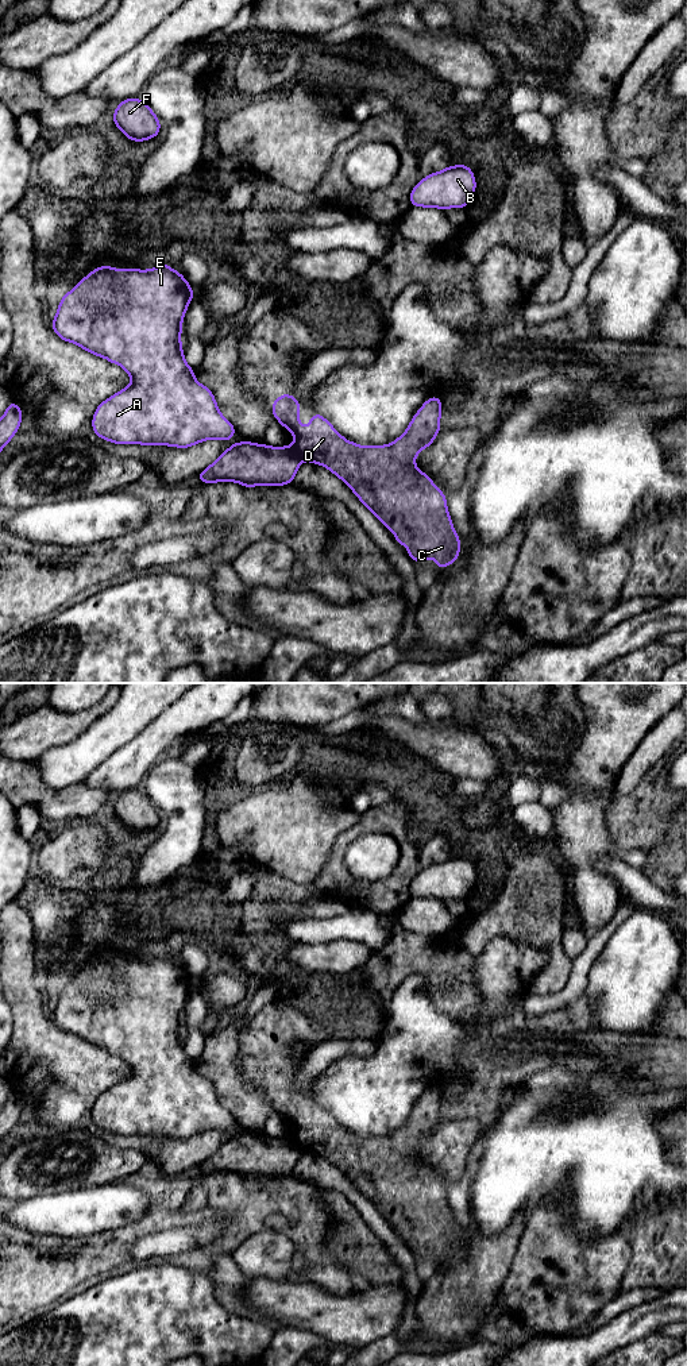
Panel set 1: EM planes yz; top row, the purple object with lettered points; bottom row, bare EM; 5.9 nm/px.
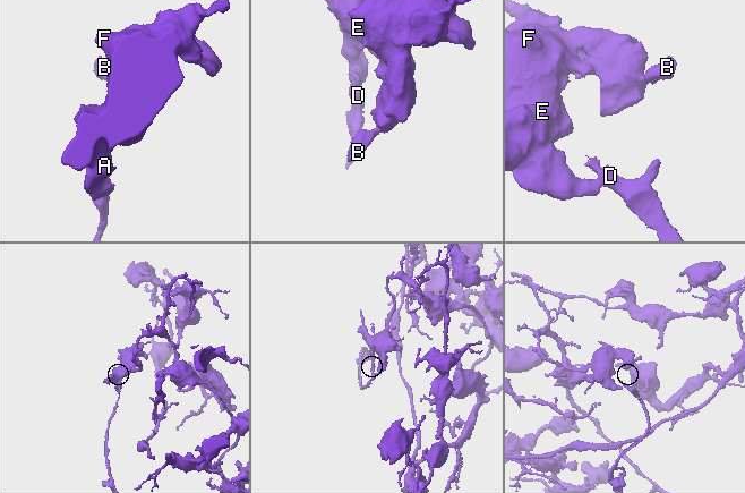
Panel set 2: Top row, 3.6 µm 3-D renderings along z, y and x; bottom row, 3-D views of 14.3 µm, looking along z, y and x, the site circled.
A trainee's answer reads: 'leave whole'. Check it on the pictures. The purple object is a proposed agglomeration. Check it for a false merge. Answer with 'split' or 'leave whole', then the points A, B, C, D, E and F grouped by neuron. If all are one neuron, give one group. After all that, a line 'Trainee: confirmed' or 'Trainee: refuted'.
split | A B E F / C D
Trainee: refuted

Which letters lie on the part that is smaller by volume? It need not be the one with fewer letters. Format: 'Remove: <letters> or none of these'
Remove: C, D

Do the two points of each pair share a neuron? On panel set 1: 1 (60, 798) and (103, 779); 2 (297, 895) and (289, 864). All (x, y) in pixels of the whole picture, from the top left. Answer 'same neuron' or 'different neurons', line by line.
1: different neurons
2: different neurons

